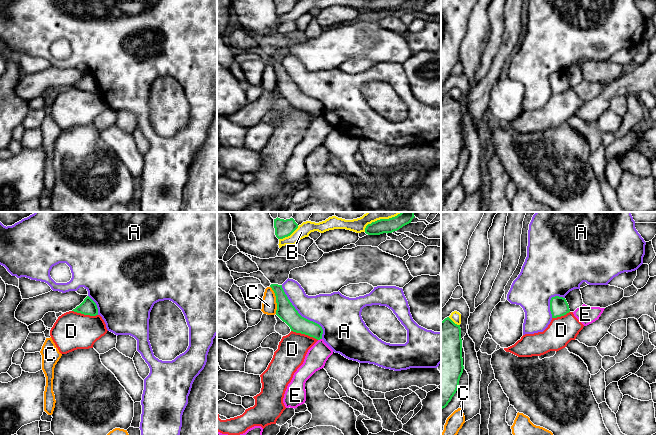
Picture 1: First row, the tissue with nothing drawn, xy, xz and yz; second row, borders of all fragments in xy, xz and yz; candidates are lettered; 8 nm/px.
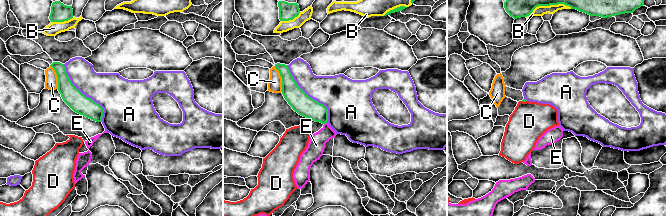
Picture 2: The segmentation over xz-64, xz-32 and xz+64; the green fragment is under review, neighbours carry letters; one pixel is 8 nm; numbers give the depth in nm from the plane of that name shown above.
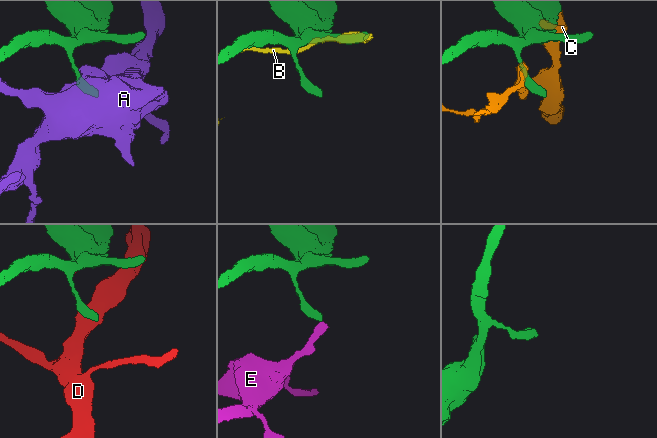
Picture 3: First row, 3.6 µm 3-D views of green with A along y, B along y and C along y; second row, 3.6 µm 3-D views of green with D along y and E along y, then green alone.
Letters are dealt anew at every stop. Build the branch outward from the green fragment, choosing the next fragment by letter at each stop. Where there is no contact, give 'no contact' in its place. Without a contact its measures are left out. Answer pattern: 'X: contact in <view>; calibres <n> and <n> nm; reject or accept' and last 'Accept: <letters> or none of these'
A: contact in xz; calibres 150 and 280 nm; reject
B: contact in xz; calibres 110 and 110 nm; reject
C: contact in xz; calibres 150 and 130 nm; reject
D: contact in xz; calibres 150 and 240 nm; reject
E: contact in xz; calibres 140 and 170 nm; reject
Accept: none of these

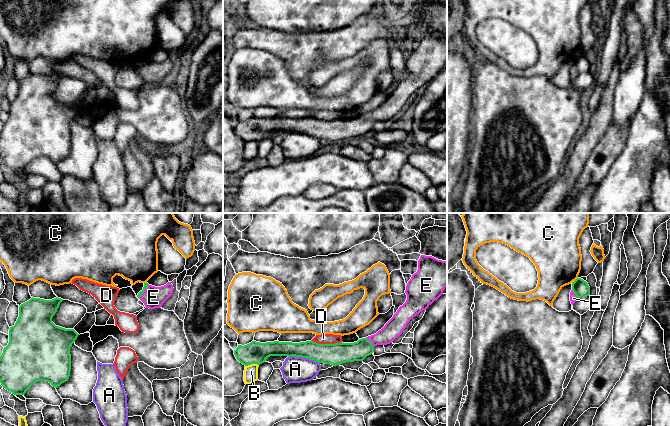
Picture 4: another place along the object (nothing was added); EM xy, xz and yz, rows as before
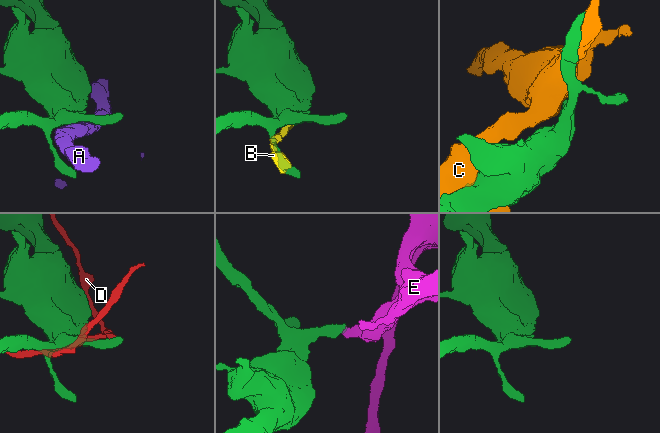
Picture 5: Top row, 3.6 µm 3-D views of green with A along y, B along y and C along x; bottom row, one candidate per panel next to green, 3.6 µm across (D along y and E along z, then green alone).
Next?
A: contact in xz; calibres 180 and 200 nm; reject
B: contact in xz; calibres 180 and 110 nm; reject
C: contact in yz; calibres 130 and 380 nm; reject
D: contact in xz; calibres 180 and 80 nm; reject
E: contact in xz; calibres 160 and 150 nm; accept
Accept: E

